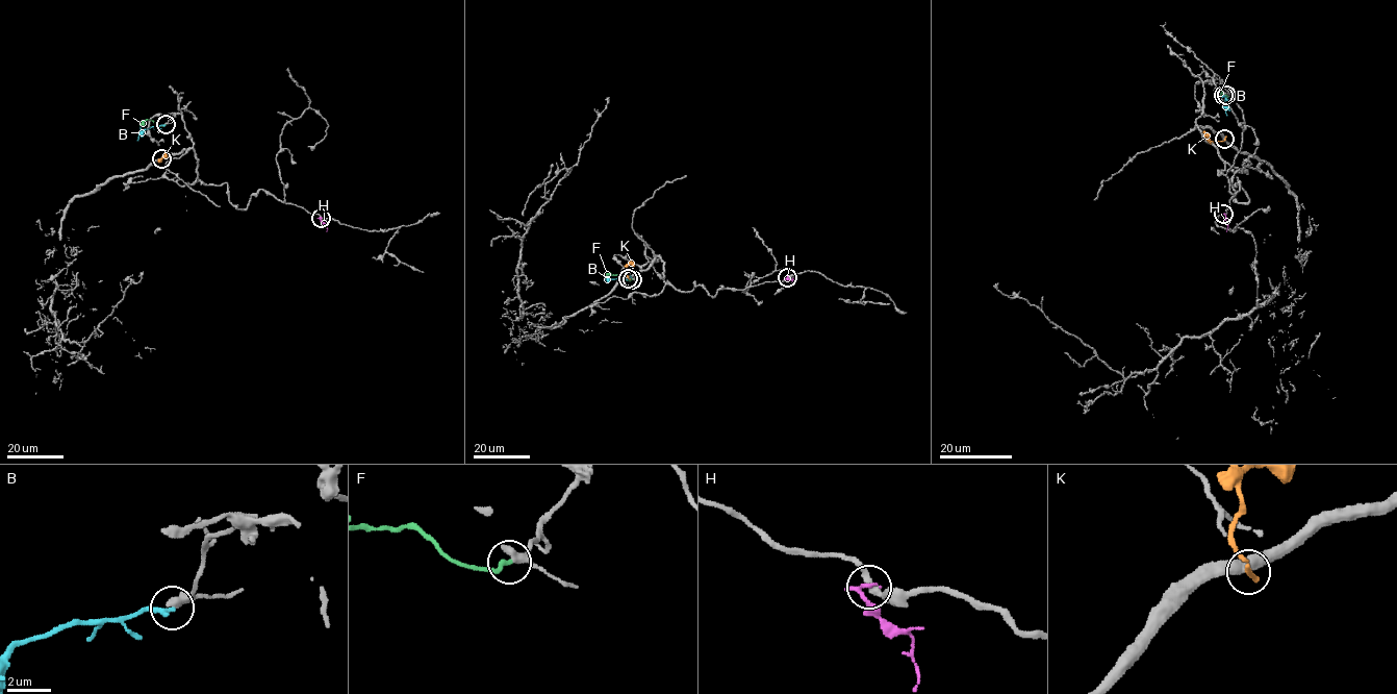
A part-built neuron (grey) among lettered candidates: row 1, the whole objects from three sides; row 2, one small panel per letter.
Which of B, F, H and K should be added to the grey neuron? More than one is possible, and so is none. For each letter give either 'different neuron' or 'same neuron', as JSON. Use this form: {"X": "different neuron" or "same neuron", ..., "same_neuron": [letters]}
{"B": "different neuron", "F": "same neuron", "H": "different neuron", "K": "different neuron", "same_neuron": ["F"]}

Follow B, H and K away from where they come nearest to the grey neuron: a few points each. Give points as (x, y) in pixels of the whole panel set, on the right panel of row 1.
B: (1223, 95), (1227, 115)
H: (1223, 215), (1228, 223), (1226, 231)
K: (1224, 139), (1212, 142), (1203, 130)

